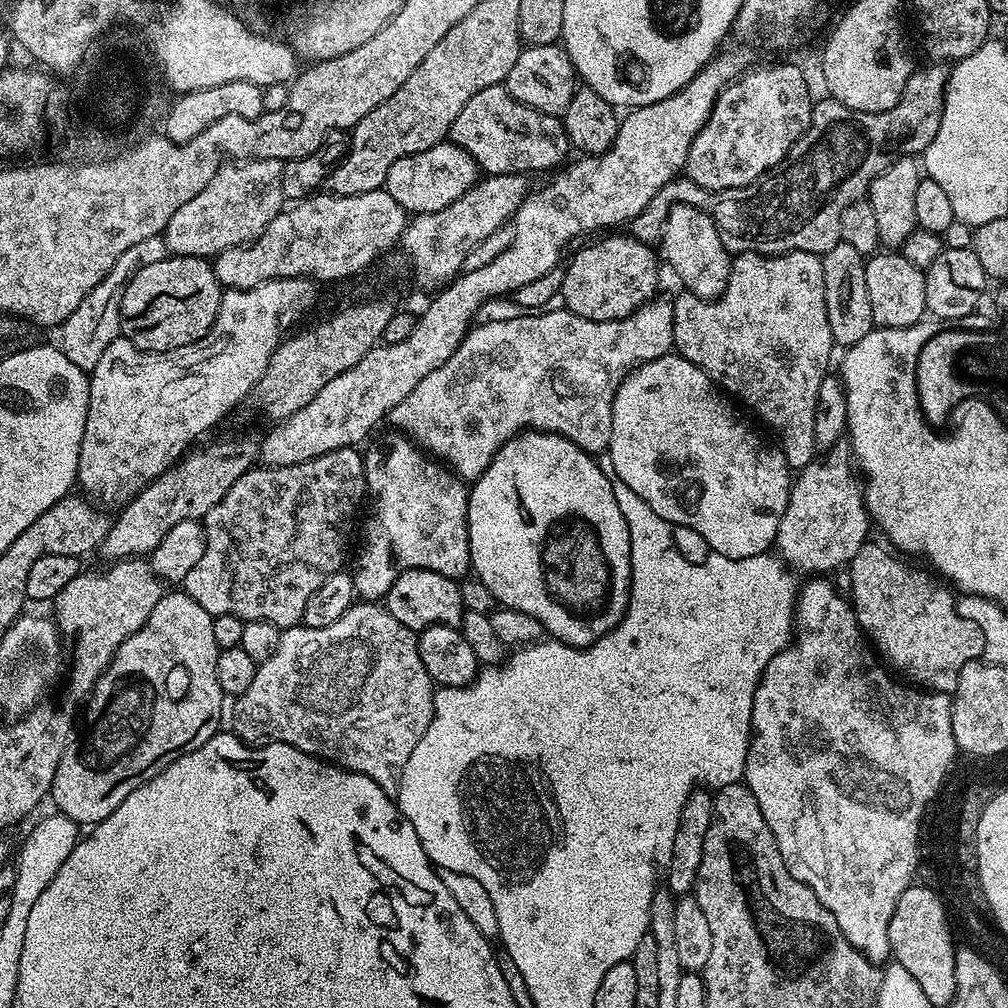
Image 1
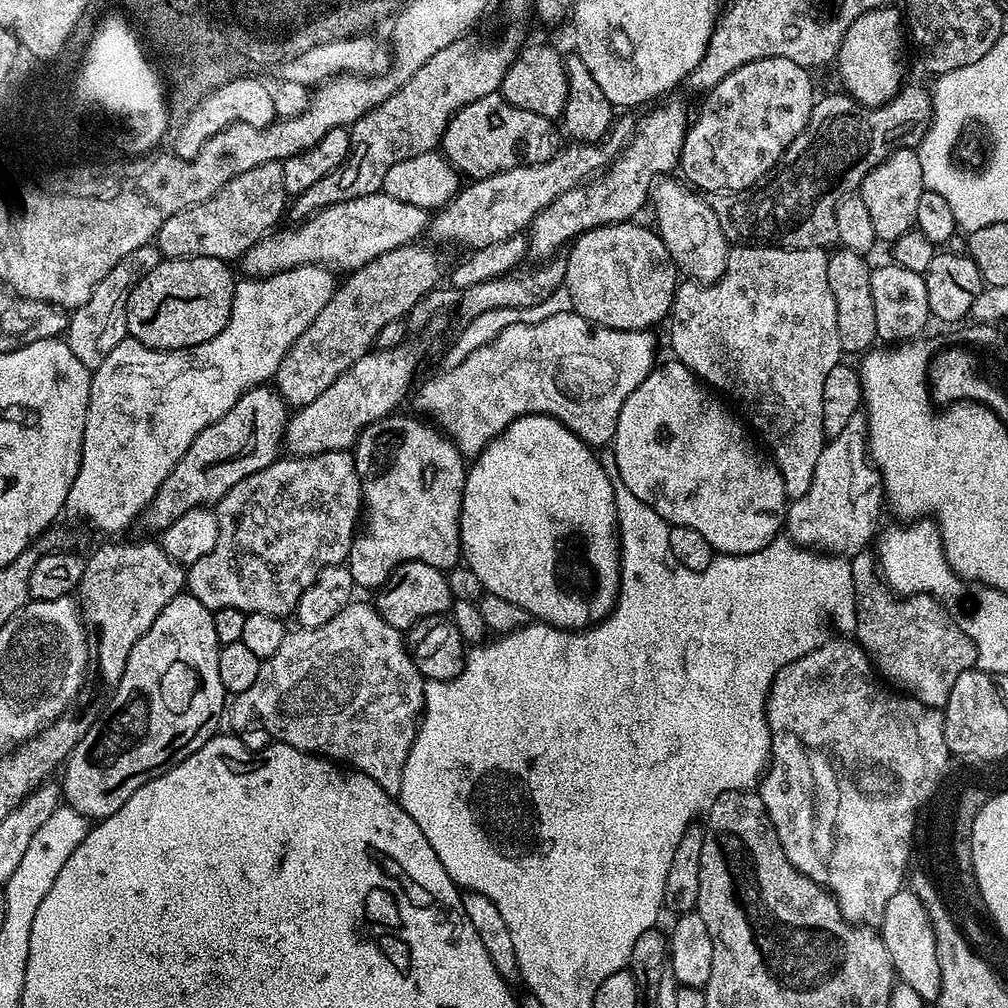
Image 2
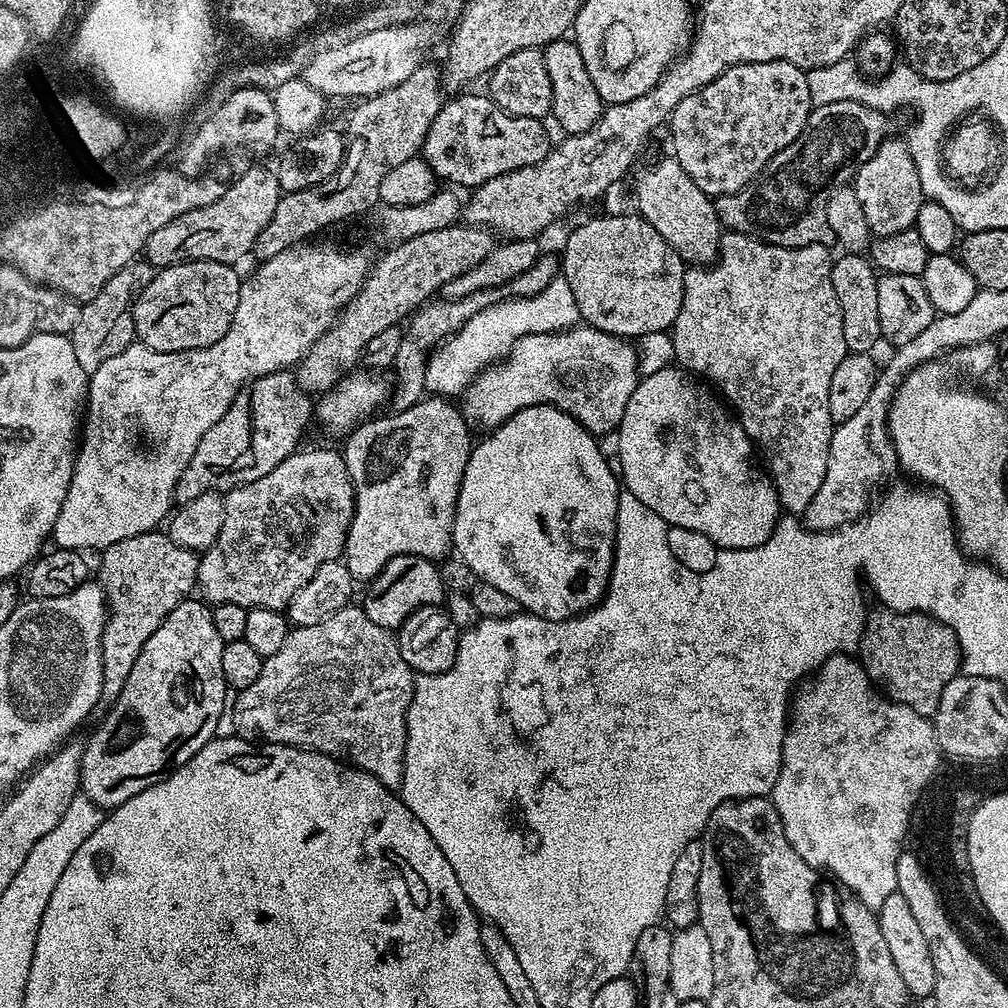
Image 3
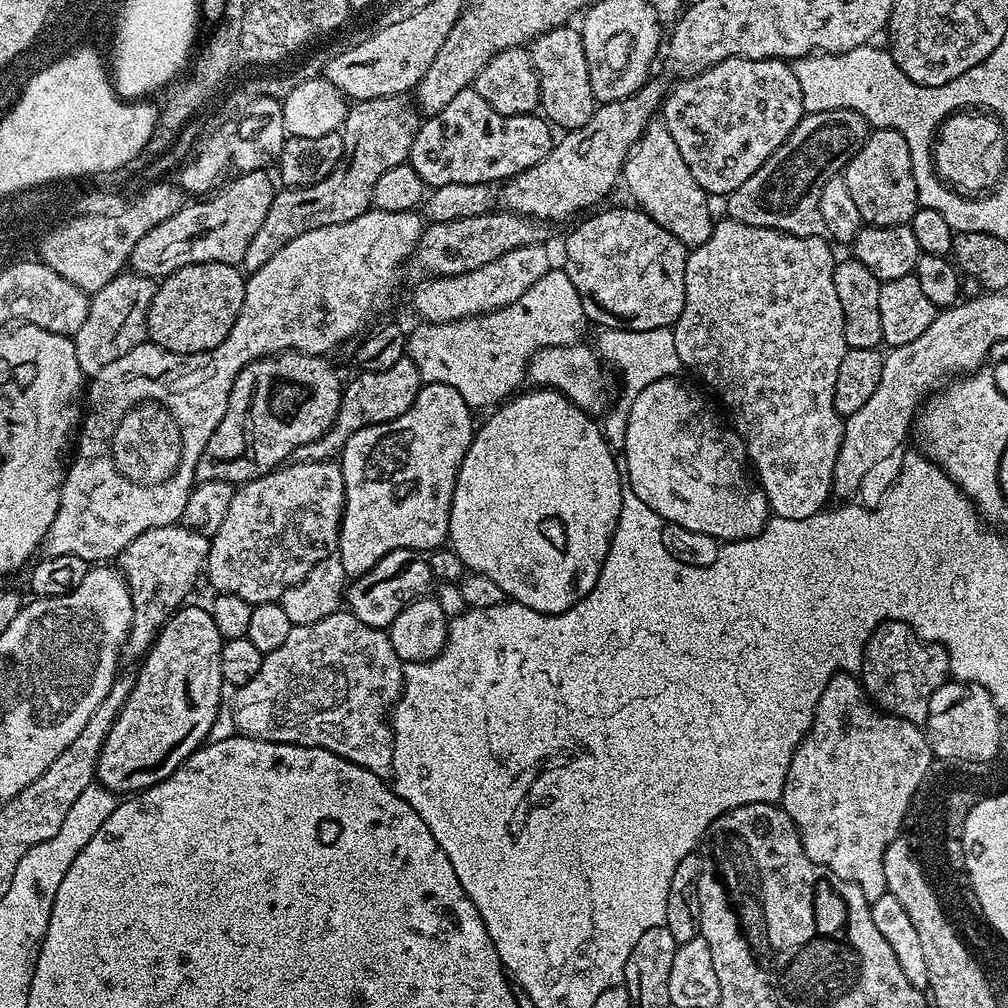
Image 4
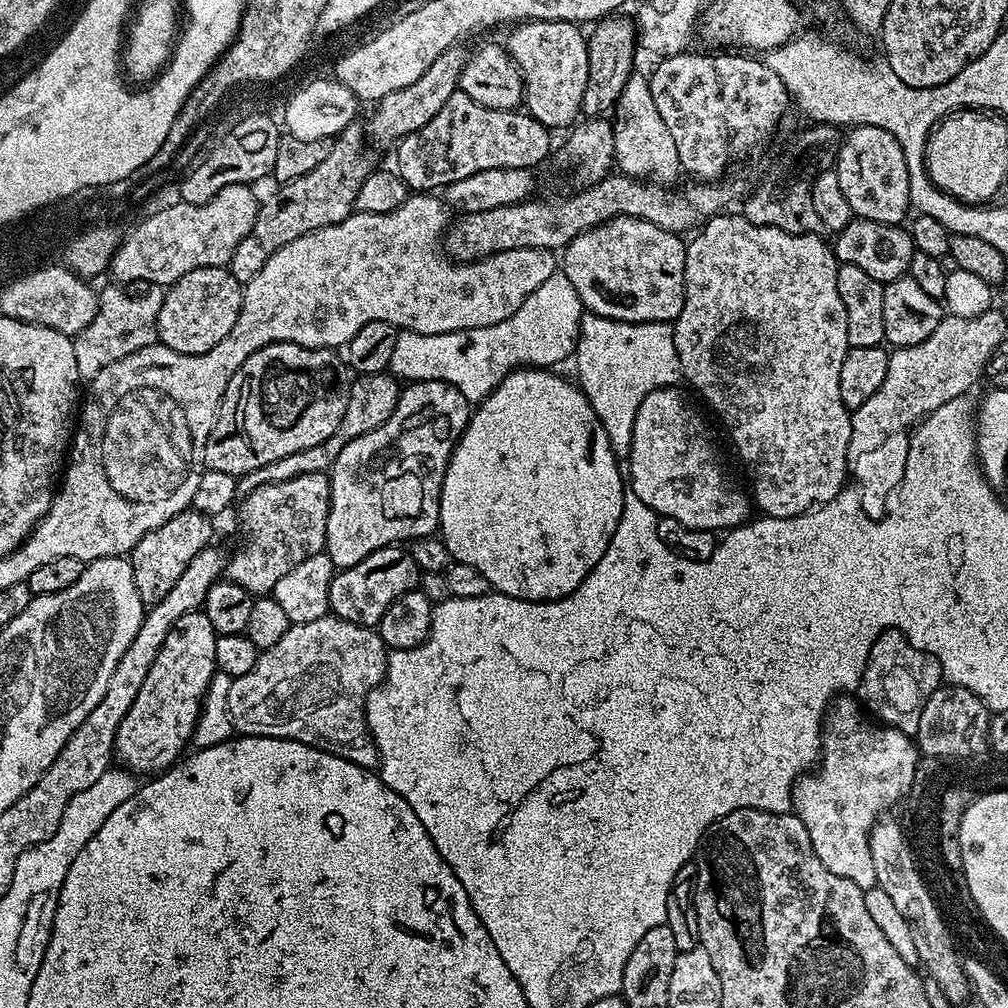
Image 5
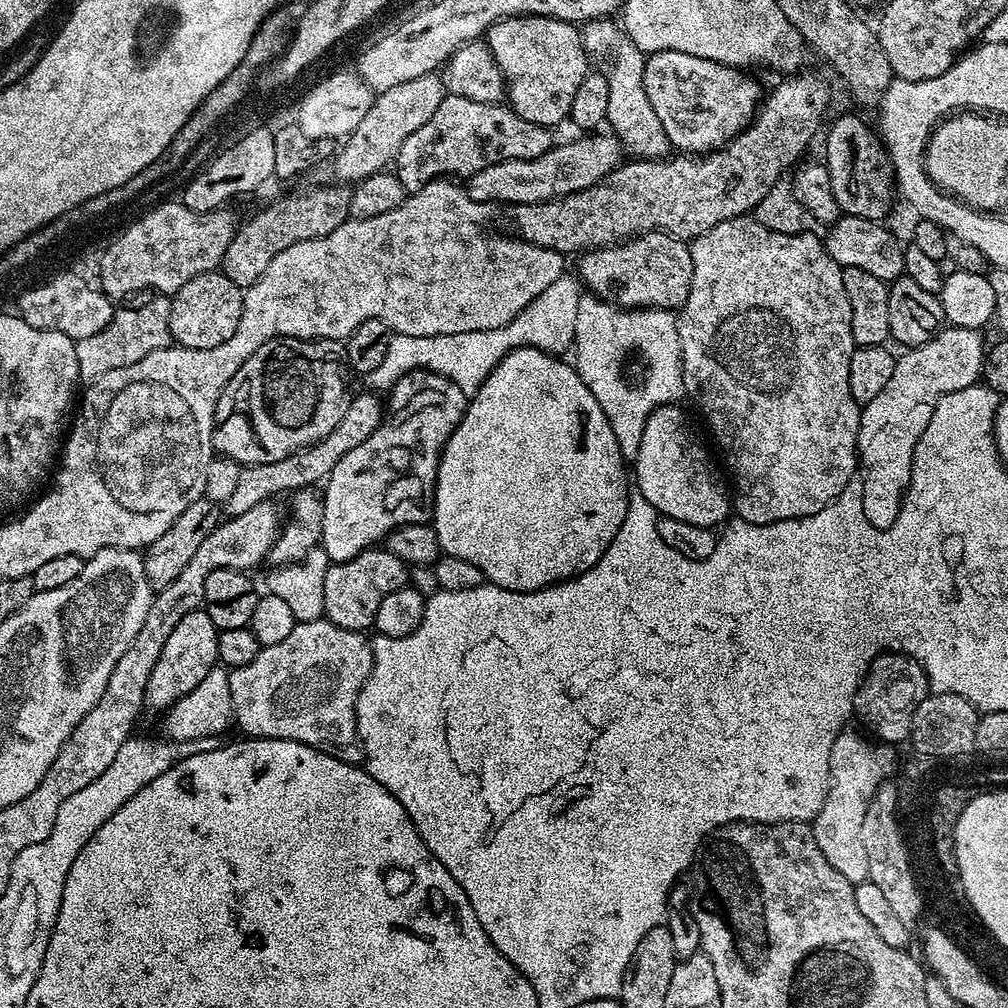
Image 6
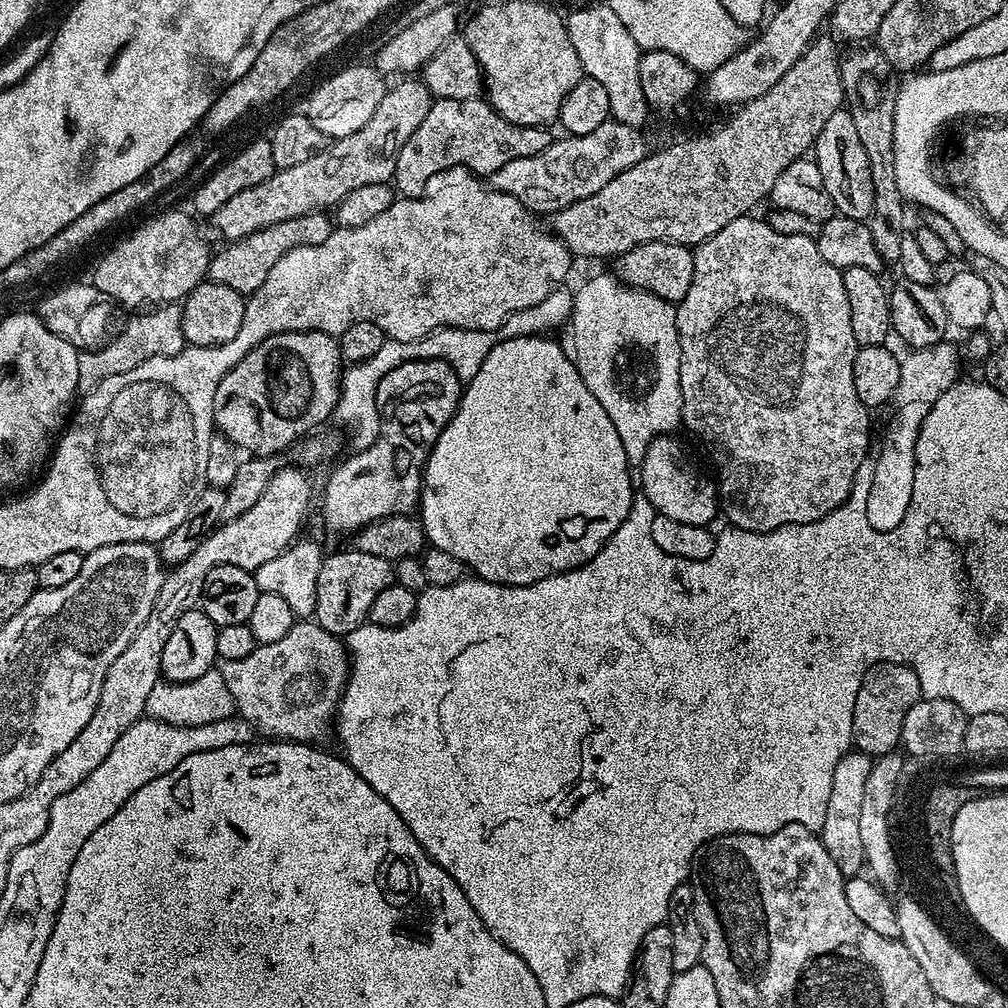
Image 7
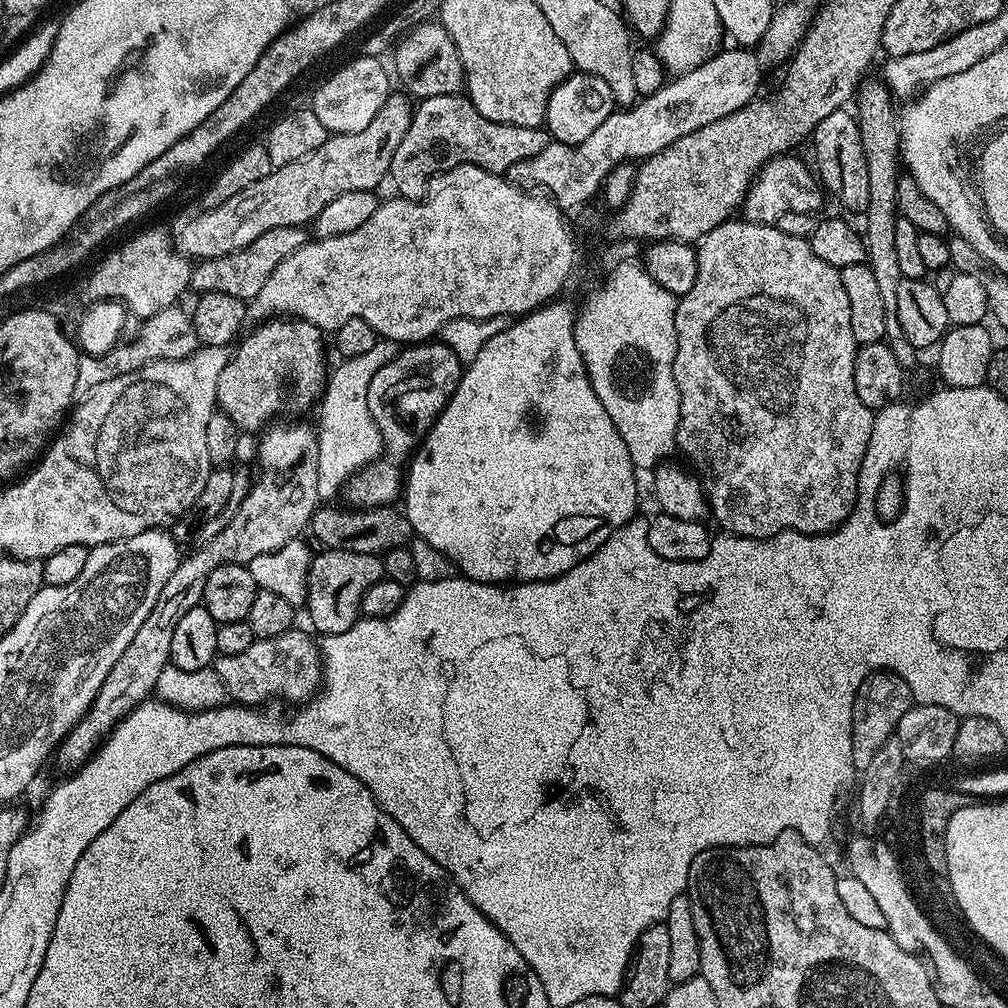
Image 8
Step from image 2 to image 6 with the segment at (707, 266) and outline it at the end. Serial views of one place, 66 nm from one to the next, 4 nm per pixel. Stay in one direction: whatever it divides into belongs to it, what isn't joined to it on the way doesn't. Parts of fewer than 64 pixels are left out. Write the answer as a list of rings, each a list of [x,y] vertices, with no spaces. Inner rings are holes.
[[[612,18],[587,21],[582,28],[582,39],[584,51],[589,57],[608,56],[606,75],[610,102],[606,106],[606,124],[607,127],[612,127],[609,128],[611,135],[620,139],[620,145],[629,157],[642,160],[667,157],[670,145],[666,138],[666,130],[662,130],[662,122],[658,122],[658,114],[654,114],[654,106],[650,106],[650,98],[646,98],[646,86],[642,82],[645,53],[641,52],[623,27]]]

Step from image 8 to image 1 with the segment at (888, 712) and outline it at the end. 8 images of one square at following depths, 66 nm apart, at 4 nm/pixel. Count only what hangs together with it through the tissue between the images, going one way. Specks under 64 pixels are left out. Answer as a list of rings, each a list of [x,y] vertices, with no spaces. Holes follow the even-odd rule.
[[[865,542],[862,550],[858,550],[858,554],[854,554],[852,561],[846,565],[849,588],[847,591],[850,593],[850,603],[856,620],[860,623],[860,629],[874,645],[875,651],[901,677],[907,678],[913,685],[934,692],[949,694],[955,692],[958,686],[958,674],[962,674],[962,666],[966,666],[966,662],[971,660],[979,660],[984,655],[982,630],[978,630],[974,622],[958,614],[957,597],[951,596],[943,588],[945,585],[935,575],[927,576],[916,568],[907,568],[906,565],[900,564],[901,557],[889,551],[883,543],[880,543],[881,545],[872,543]]]

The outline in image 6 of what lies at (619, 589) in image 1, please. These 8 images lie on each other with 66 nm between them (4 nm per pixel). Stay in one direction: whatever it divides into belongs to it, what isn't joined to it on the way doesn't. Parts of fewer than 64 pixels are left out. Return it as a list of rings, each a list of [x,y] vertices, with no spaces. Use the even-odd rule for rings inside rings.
[[[519,348],[498,366],[482,382],[478,391],[471,393],[467,401],[464,417],[460,425],[450,434],[444,443],[444,453],[440,455],[440,465],[436,475],[436,493],[432,496],[431,526],[438,534],[441,553],[445,556],[462,558],[462,562],[471,562],[482,570],[485,581],[496,584],[506,590],[515,592],[533,592],[539,588],[549,588],[551,584],[560,584],[564,580],[573,580],[581,576],[610,546],[614,534],[618,534],[618,526],[622,526],[622,518],[626,518],[626,506],[630,491],[630,472],[624,469],[624,456],[620,453],[620,440],[616,437],[617,429],[610,422],[606,422],[606,414],[602,414],[602,402],[590,394],[590,386],[582,382],[575,367],[568,364],[559,355],[543,352],[537,348]]]

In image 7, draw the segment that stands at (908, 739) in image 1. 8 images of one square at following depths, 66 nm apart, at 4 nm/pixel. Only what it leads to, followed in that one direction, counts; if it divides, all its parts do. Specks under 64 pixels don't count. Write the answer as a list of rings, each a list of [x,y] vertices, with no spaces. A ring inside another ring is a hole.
[[[849,750],[834,768],[834,786],[830,790],[830,802],[826,810],[826,822],[822,829],[822,839],[830,858],[845,876],[861,875],[865,867],[862,848],[862,834],[858,831],[858,814],[862,810],[864,783],[872,773],[873,757],[859,750]]]

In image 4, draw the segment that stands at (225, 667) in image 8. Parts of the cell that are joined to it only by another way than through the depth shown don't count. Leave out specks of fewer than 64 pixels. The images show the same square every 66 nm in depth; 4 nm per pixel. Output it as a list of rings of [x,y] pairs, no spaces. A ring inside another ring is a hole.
[[[341,610],[322,618],[322,622],[295,625],[290,630],[286,642],[282,642],[282,646],[278,646],[278,650],[265,655],[258,674],[254,674],[254,678],[250,678],[250,682],[246,682],[241,688],[237,688],[231,693],[233,696],[230,711],[235,731],[241,736],[253,736],[256,740],[269,740],[275,744],[325,748],[370,770],[376,776],[388,778],[392,774],[392,725],[389,716],[402,689],[404,689],[404,664],[398,658],[398,654],[394,654],[394,646],[390,642],[387,631],[374,626],[366,626],[366,622],[358,622],[358,618],[354,618],[352,612]]]

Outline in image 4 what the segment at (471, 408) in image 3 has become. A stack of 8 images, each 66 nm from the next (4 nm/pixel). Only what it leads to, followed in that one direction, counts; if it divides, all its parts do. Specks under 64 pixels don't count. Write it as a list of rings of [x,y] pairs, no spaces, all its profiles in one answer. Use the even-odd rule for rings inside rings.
[[[587,343],[567,344],[566,346],[554,346],[543,348],[532,356],[526,369],[527,379],[537,388],[552,388],[560,392],[574,406],[578,406],[589,416],[599,417],[599,412],[608,404],[608,376],[605,365],[602,363],[595,347]]]

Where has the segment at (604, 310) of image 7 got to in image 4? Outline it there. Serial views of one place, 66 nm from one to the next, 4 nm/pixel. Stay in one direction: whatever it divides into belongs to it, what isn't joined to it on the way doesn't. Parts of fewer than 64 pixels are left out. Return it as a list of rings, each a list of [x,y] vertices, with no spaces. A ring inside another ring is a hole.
[[[606,328],[597,331],[594,347],[605,365],[614,367],[620,371],[620,380],[624,383],[625,401],[631,402],[635,396],[642,394],[650,382],[666,380],[677,375],[682,365],[678,358],[678,346],[674,346],[674,334],[672,328],[659,328],[658,330],[626,330],[625,328]]]

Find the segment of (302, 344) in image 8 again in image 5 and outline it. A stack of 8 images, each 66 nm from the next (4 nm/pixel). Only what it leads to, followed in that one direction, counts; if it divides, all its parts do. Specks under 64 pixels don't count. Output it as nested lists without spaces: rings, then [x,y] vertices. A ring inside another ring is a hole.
[[[278,342],[277,344],[267,344],[262,350],[250,354],[246,362],[230,378],[226,386],[226,394],[220,403],[220,409],[216,415],[214,426],[210,430],[210,438],[206,438],[204,447],[204,467],[222,470],[224,474],[230,474],[237,478],[250,474],[250,470],[258,470],[262,466],[270,466],[270,462],[278,462],[278,458],[286,458],[286,454],[294,454],[298,450],[307,450],[309,446],[318,446],[338,430],[338,422],[342,422],[342,414],[346,414],[346,402],[350,402],[350,390],[352,389],[353,377],[346,363],[345,357],[339,351],[330,348],[307,348],[298,346],[290,342]]]

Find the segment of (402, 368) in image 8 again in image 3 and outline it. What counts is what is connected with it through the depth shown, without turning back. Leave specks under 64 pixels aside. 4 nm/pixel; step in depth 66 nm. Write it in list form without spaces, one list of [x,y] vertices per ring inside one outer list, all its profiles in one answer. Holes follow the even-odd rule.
[[[432,394],[423,400],[419,400],[417,404],[410,406],[406,410],[392,412],[387,415],[388,416],[377,415],[375,418],[365,420],[363,424],[358,425],[357,428],[353,428],[352,431],[348,433],[346,439],[343,441],[343,444],[345,444],[342,445],[344,461],[348,467],[348,473],[352,479],[354,494],[356,495],[356,509],[352,515],[352,521],[350,522],[350,530],[346,538],[346,546],[344,547],[342,559],[344,565],[350,570],[353,581],[356,582],[360,582],[360,580],[361,582],[373,580],[382,570],[382,566],[386,566],[386,562],[390,562],[390,558],[394,558],[395,556],[414,554],[415,556],[421,556],[433,562],[440,562],[453,551],[452,519],[456,516],[456,499],[460,493],[460,487],[462,486],[466,462],[470,458],[474,447],[474,439],[472,440],[473,433],[470,431],[467,422],[464,421],[464,415],[460,413],[459,407],[457,407],[451,399]]]

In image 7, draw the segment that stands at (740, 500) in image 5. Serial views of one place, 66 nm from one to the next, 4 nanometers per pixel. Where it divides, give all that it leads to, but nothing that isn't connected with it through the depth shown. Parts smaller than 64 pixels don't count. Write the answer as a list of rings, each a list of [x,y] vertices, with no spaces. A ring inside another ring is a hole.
[[[656,434],[644,452],[644,461],[638,468],[639,491],[651,502],[653,509],[677,522],[690,522],[690,526],[708,526],[718,516],[718,488],[707,484],[692,465],[688,452],[672,434]]]

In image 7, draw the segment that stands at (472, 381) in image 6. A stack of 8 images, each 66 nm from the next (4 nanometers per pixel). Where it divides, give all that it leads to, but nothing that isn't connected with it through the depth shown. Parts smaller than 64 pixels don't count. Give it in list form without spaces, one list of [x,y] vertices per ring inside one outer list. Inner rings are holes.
[[[561,286],[556,288],[550,294],[546,294],[546,298],[542,298],[542,302],[538,302],[538,306],[530,306],[526,310],[518,310],[518,314],[510,314],[510,318],[506,318],[506,322],[502,322],[502,326],[497,328],[495,332],[487,332],[486,330],[466,330],[465,328],[439,328],[434,330],[429,336],[423,336],[417,340],[410,342],[402,342],[401,340],[385,339],[380,349],[371,358],[366,358],[366,362],[358,362],[357,364],[348,364],[343,369],[340,377],[340,397],[336,403],[334,420],[340,424],[345,424],[348,428],[353,428],[356,433],[352,436],[353,449],[368,448],[376,441],[376,432],[372,430],[380,427],[380,414],[376,406],[376,391],[382,382],[382,378],[386,378],[386,374],[390,374],[390,370],[394,370],[398,366],[402,366],[411,360],[441,360],[446,362],[454,370],[454,374],[462,382],[474,378],[474,374],[478,374],[478,370],[482,366],[482,362],[486,358],[489,350],[500,340],[509,340],[515,336],[530,336],[540,333],[555,333],[555,328],[560,328],[569,323],[572,318],[572,298],[573,293],[567,292],[567,287]]]

